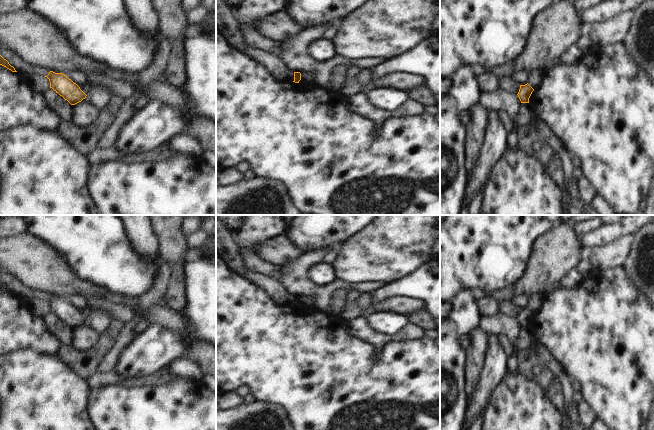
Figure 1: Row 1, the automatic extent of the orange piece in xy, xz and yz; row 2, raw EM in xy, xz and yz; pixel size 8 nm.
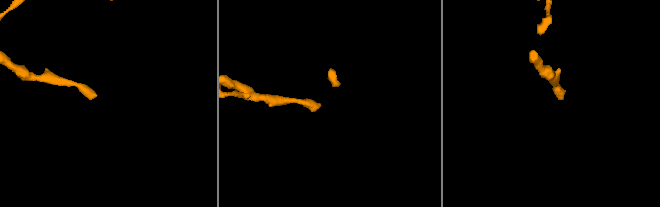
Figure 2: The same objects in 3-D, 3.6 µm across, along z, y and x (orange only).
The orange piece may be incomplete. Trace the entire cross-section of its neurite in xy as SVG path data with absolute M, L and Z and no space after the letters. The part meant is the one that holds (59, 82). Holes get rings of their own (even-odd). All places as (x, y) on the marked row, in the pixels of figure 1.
M50 71L45 77L49 79L50 88L67 100L71 105L81 102L87 96L76 83L63 73Z

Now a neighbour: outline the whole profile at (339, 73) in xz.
M343 65L343 66L336 66L332 69L332 77L330 81L331 90L338 93L338 91L344 85L344 82L347 78L347 70L350 66Z

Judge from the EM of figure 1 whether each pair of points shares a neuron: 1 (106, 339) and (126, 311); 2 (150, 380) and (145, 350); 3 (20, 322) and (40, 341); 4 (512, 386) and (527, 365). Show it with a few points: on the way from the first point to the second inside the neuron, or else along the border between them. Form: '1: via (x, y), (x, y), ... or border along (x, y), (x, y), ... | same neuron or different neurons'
1: border along (112, 319), (124, 323) | different neurons
2: border along (161, 369), (145, 376), (127, 379) | different neurons
3: via (25, 327), (35, 336) | same neuron
4: border along (518, 372), (531, 379), (540, 388) | different neurons

